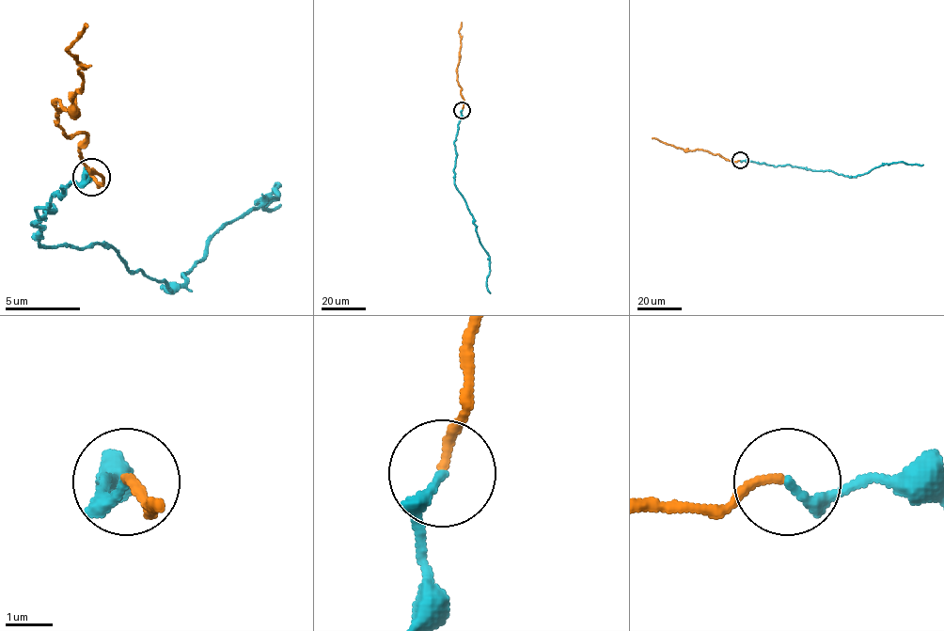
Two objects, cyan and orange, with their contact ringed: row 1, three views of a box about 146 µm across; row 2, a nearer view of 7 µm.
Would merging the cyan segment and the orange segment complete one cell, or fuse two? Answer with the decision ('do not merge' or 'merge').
merge

